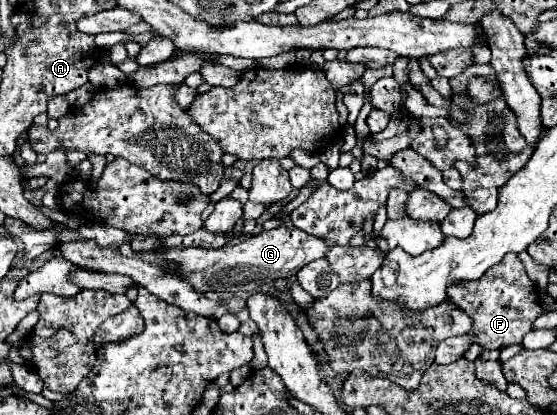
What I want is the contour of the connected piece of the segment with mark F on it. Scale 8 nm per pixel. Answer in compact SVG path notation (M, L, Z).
M515 253L511 255L505 255L495 267L491 267L481 279L477 281L471 281L471 283L465 283L463 287L463 297L461 299L461 283L455 283L447 289L447 295L449 295L449 301L453 301L455 305L459 305L463 311L467 311L473 319L475 319L475 325L471 329L473 333L473 343L479 343L483 345L485 349L503 349L507 345L513 345L513 343L521 343L523 337L531 331L531 323L539 317L539 291L537 287L533 285L533 281L527 277L521 261L517 259Z

